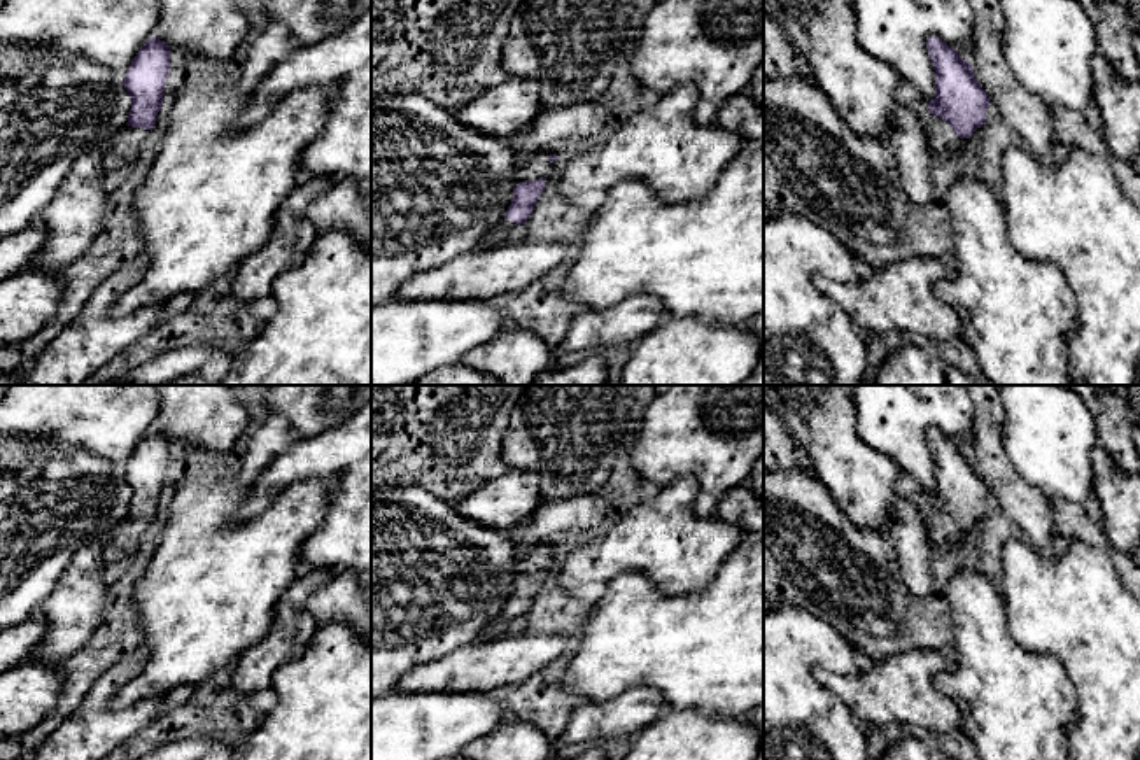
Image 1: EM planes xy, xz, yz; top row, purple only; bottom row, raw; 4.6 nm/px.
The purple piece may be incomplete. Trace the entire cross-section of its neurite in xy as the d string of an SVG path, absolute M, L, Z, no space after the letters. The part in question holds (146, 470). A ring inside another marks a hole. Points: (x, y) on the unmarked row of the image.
M152 429L133 450L123 473L131 490L128 515L102 539L107 564L133 559L145 534L152 529L170 468L170 445L166 434Z

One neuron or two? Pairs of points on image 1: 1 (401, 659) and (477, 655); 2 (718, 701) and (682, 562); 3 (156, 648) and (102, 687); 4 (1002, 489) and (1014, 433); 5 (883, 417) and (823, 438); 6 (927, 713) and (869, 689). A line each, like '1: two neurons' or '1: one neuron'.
1: two neurons
2: two neurons
3: two neurons
4: two neurons
5: two neurons
6: one neuron

